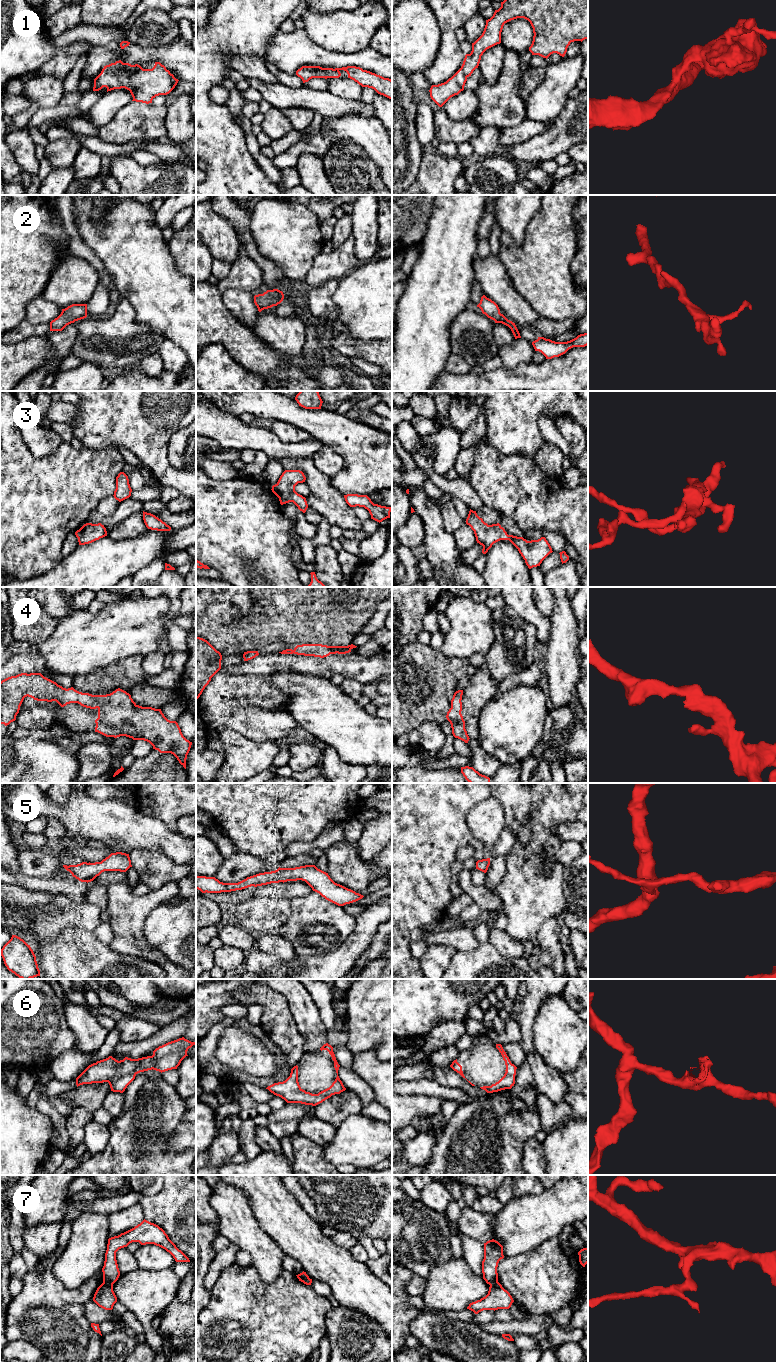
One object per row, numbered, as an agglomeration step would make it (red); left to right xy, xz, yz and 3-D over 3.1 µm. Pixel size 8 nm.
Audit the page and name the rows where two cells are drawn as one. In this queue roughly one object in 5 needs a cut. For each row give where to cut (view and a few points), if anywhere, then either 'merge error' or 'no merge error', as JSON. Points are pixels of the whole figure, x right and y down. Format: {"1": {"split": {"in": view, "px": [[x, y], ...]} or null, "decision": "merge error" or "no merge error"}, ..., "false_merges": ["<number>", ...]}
{"1": {"split": null, "decision": "no merge error"}, "2": {"split": null, "decision": "no merge error"}, "3": {"split": null, "decision": "no merge error"}, "4": {"split": null, "decision": "no merge error"}, "5": {"split": null, "decision": "no merge error"}, "6": {"split": null, "decision": "no merge error"}, "7": {"split": {"in": "xy", "px": [[103, 1282], [112, 1285]]}, "decision": "merge error"}, "false_merges": ["7"]}

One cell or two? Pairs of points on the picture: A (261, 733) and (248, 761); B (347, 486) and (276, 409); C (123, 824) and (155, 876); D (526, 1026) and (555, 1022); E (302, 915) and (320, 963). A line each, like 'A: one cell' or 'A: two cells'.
A: two cells
B: one cell
C: two cells
D: two cells
E: two cells

